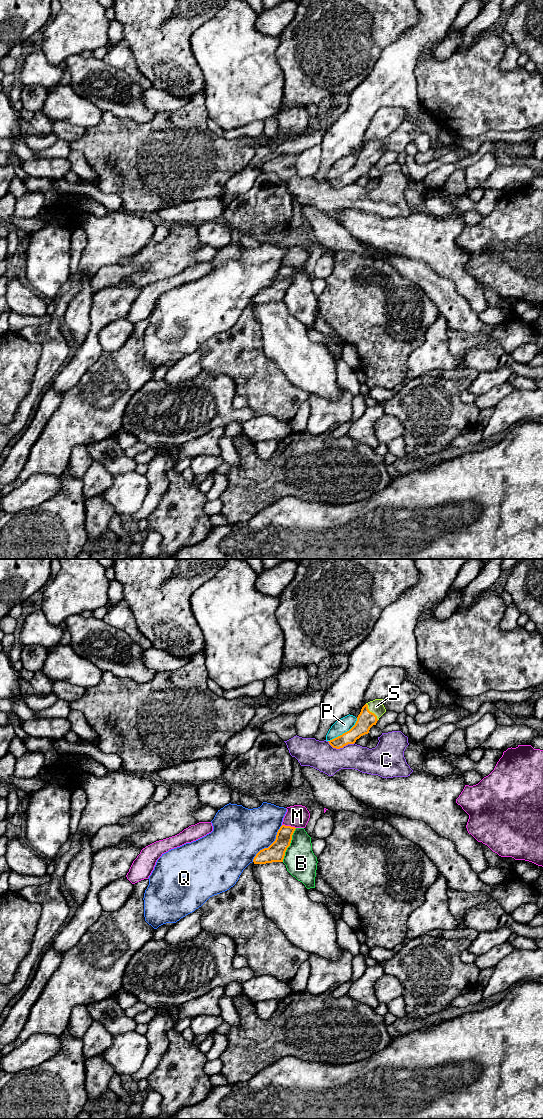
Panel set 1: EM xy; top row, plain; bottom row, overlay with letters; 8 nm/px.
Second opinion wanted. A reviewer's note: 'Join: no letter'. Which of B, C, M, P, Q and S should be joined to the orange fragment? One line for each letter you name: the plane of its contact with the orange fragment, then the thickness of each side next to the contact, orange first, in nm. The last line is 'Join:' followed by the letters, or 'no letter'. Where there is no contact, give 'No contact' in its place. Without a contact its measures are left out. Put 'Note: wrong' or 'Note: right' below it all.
S: Touches orange in xy. Thickness 140 nm (orange) against 120 nm
Join: S
Note: wrong

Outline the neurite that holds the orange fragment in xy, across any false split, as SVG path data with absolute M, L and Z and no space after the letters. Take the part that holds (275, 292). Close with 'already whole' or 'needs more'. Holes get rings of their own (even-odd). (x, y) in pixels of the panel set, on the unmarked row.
M282 265L277 272L275 281L268 288L264 288L256 294L253 299L254 304L283 302L295 269L295 267Z | already whole

